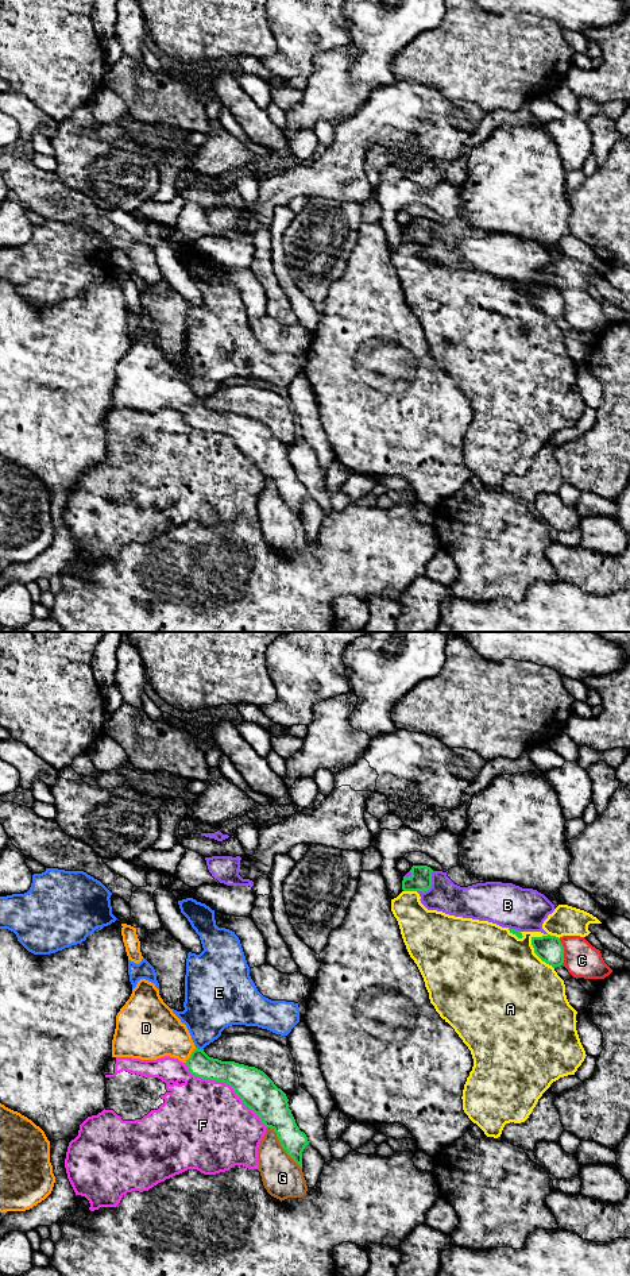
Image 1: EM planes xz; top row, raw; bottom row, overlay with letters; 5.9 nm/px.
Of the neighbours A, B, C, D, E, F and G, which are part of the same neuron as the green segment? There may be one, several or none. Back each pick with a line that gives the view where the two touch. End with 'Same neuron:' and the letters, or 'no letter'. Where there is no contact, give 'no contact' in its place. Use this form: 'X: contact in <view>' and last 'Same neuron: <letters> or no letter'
D: contact in xz
Same neuron: D

